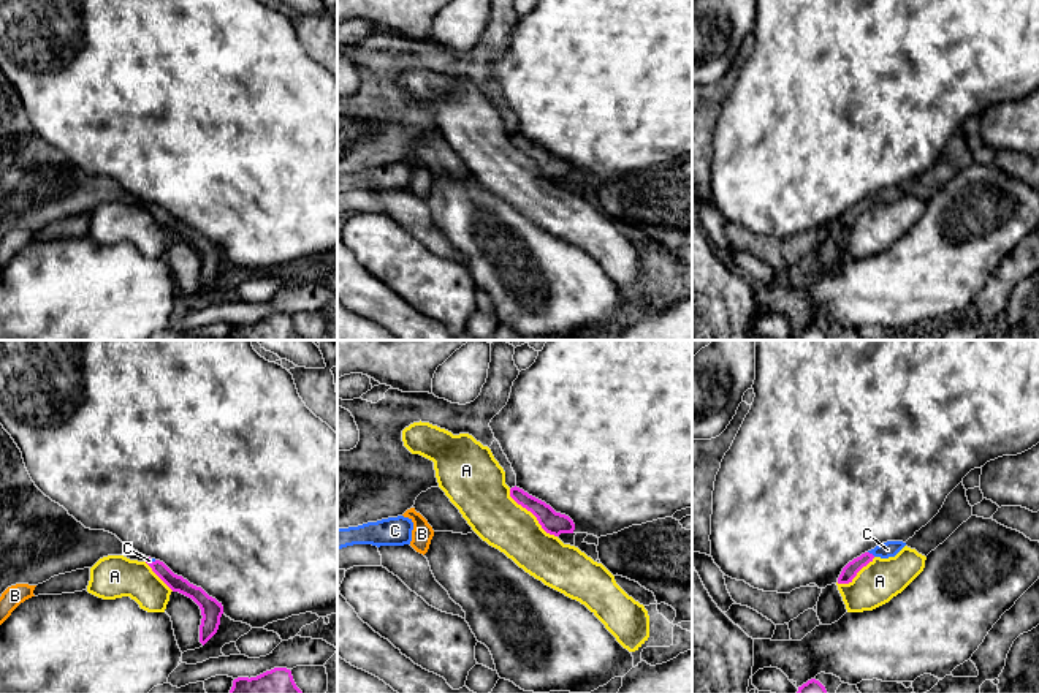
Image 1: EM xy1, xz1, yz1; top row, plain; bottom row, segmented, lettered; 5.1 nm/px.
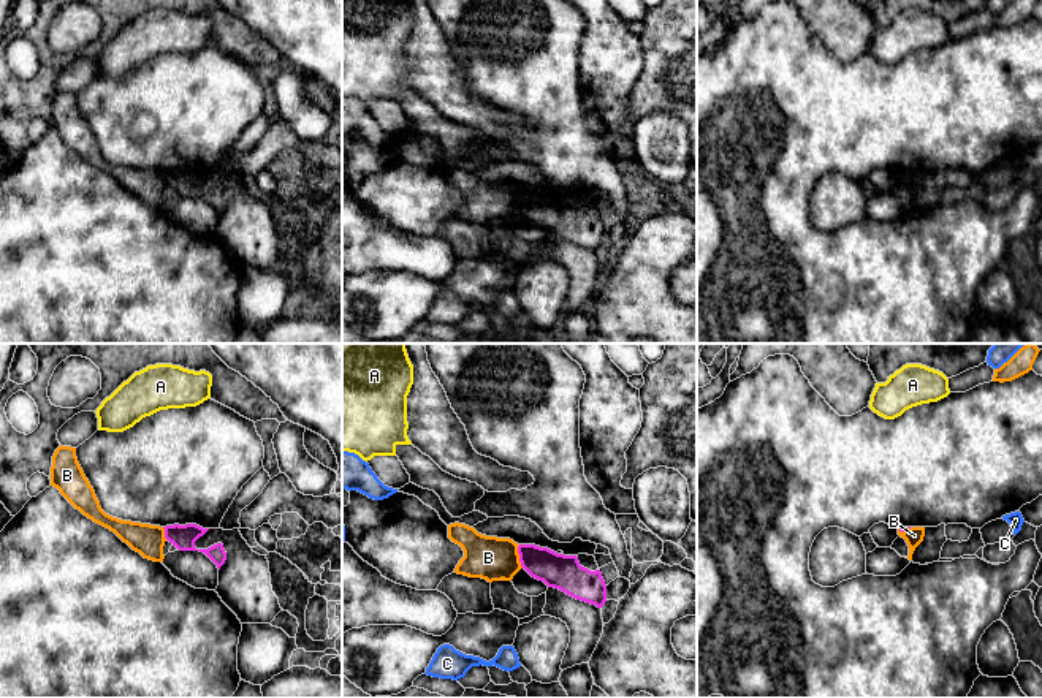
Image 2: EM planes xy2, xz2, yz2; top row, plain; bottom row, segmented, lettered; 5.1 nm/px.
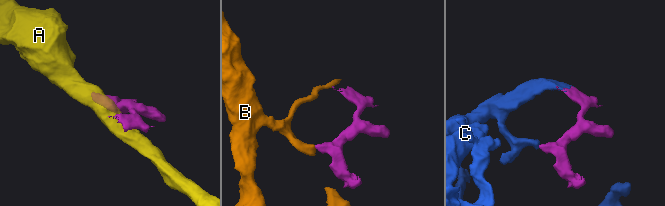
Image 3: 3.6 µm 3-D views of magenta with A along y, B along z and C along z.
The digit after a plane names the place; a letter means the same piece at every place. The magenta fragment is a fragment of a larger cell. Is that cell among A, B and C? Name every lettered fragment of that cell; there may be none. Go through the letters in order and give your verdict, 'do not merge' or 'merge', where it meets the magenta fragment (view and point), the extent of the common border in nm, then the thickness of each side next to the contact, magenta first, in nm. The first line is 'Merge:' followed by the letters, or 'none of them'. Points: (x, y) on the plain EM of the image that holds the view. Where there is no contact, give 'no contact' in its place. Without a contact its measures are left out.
Merge: C
A: do not merge; meets magenta in xz1 at (532, 159); contact 340 nm long; 120 nm thick on the magenta side, 260 nm on the other
B: do not merge; meets magenta in xz2 at (520, 201); contact 120 nm long; 180 nm thick on the magenta side, 220 nm on the other
C: merge; meets magenta in yz1 at (871, 200); contact 50 nm long; 80 nm thick on the magenta side, 80 nm on the other

